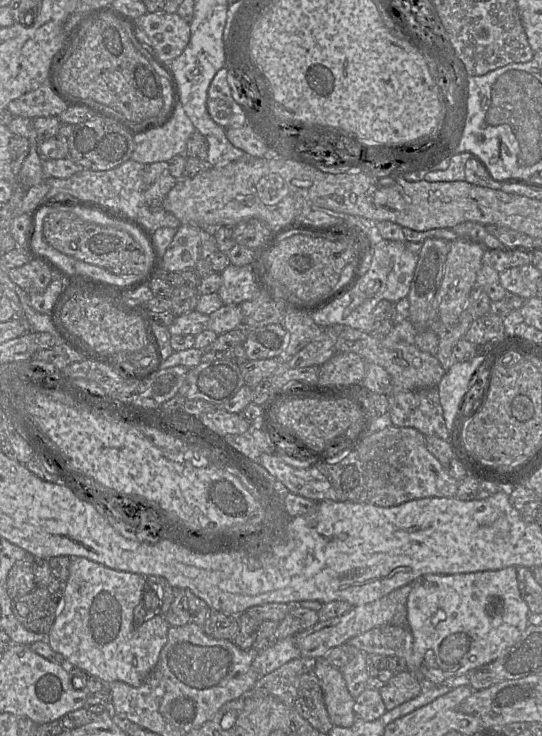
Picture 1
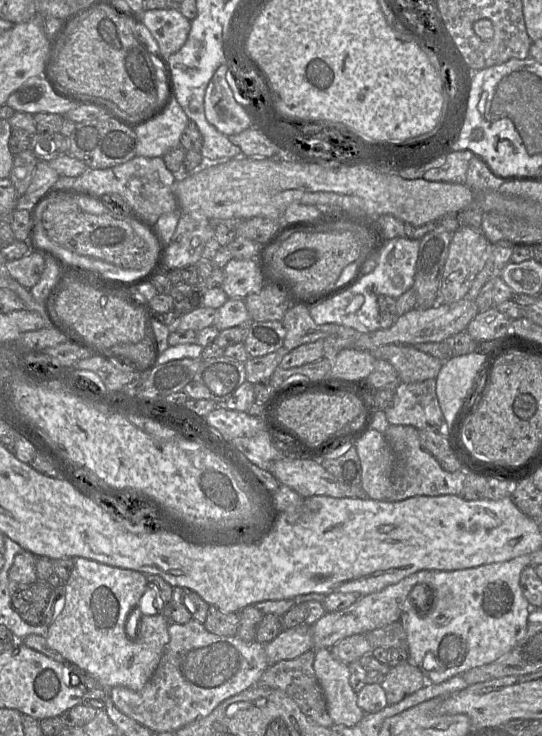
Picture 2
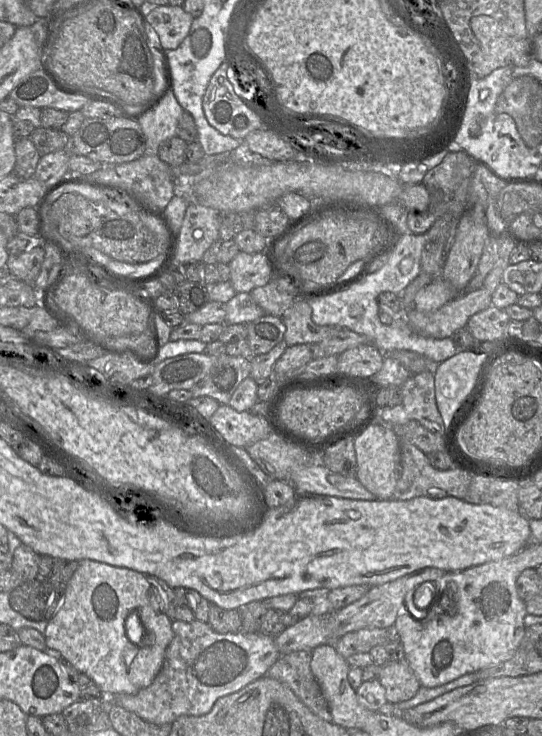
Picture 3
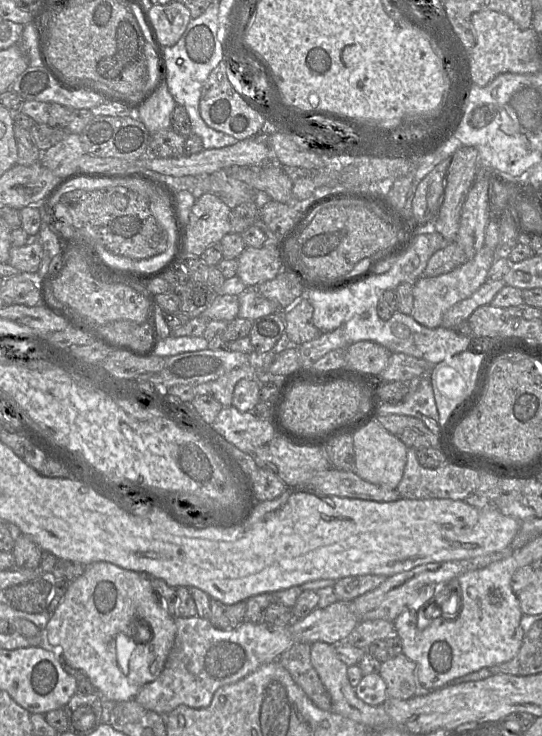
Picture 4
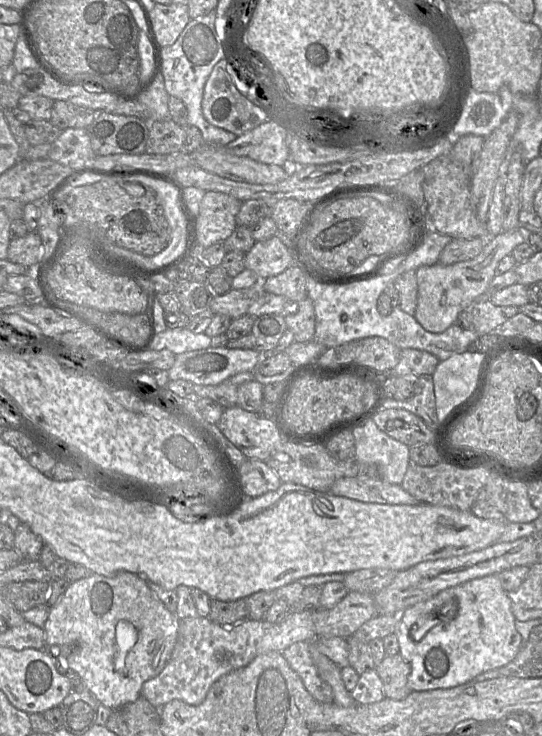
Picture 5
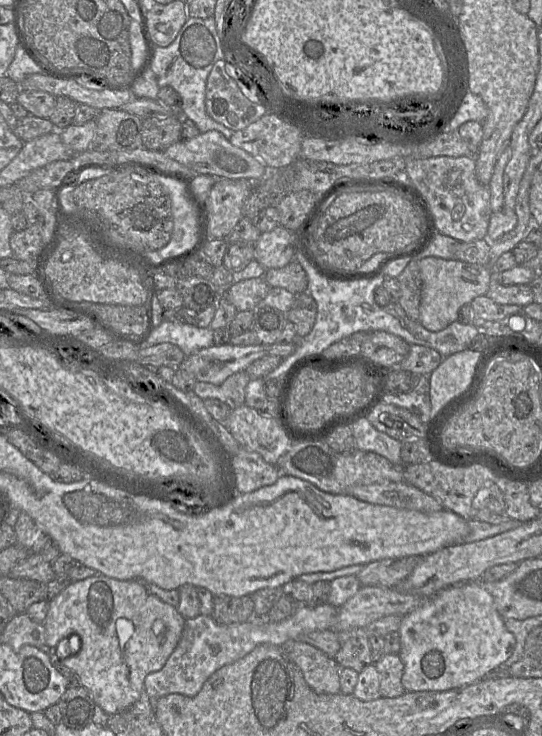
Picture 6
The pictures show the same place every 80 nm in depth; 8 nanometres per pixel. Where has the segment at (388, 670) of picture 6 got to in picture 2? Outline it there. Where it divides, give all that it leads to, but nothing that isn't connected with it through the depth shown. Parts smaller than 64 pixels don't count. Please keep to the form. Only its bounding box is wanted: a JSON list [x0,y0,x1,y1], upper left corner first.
[381,660,425,705]

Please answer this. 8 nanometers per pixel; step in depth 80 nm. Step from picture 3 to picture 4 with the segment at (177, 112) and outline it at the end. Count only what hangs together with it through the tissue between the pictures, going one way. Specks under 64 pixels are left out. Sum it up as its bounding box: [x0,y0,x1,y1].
[137,79,176,134]

